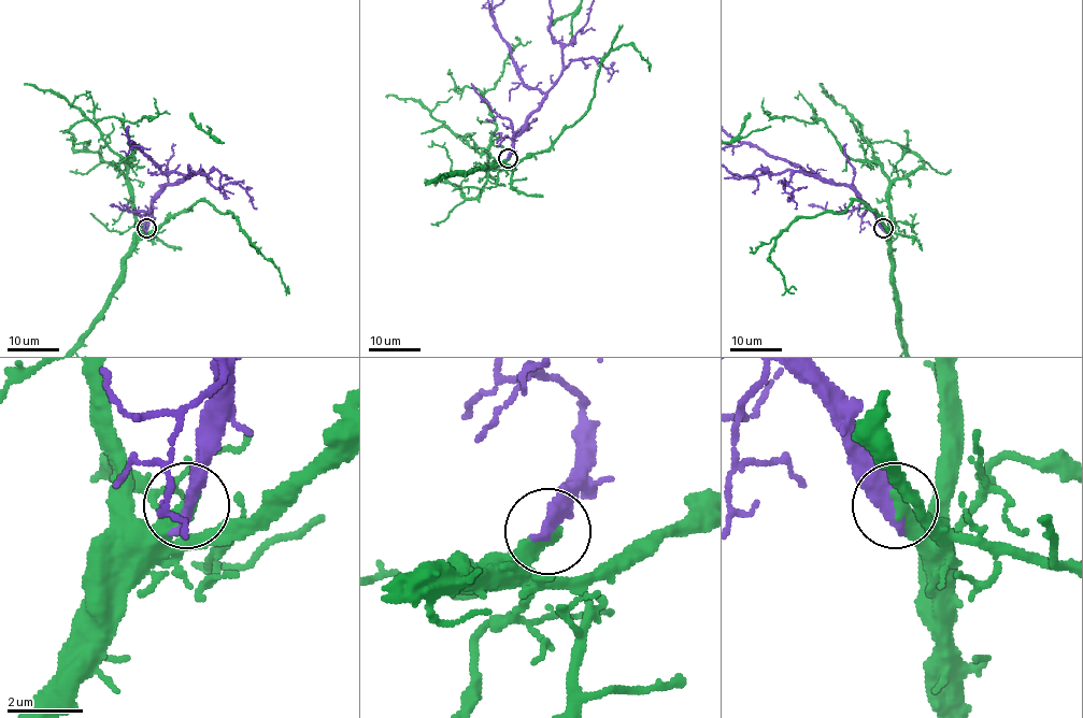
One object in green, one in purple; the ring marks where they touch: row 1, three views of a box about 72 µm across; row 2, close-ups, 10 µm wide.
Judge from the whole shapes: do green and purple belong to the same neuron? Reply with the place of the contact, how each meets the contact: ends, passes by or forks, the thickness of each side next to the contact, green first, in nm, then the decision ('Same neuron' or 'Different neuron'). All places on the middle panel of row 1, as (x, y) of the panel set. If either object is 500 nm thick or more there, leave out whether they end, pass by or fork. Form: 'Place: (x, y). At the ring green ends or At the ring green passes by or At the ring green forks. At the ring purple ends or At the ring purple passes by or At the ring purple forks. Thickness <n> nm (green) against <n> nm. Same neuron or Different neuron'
Place: (508, 158). At the ring green ends. At the ring purple ends. Thickness 440 nm (green) against 440 nm. Same neuron

